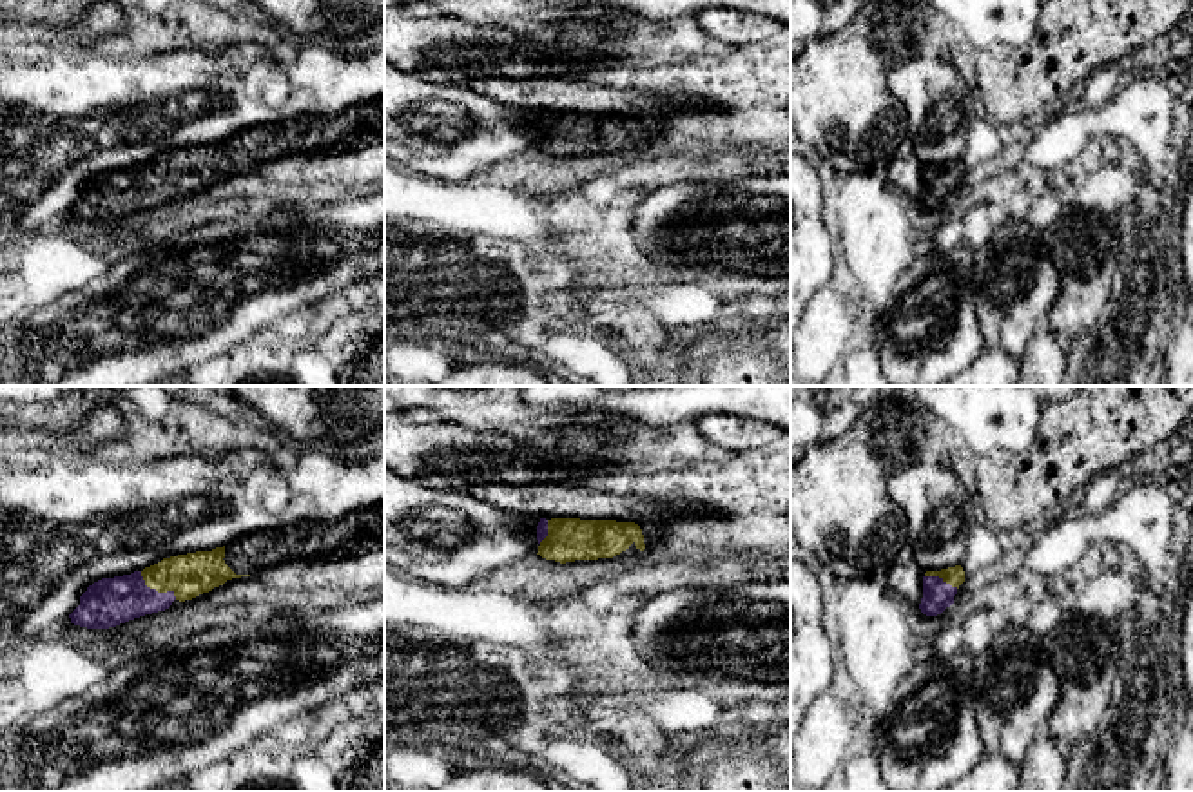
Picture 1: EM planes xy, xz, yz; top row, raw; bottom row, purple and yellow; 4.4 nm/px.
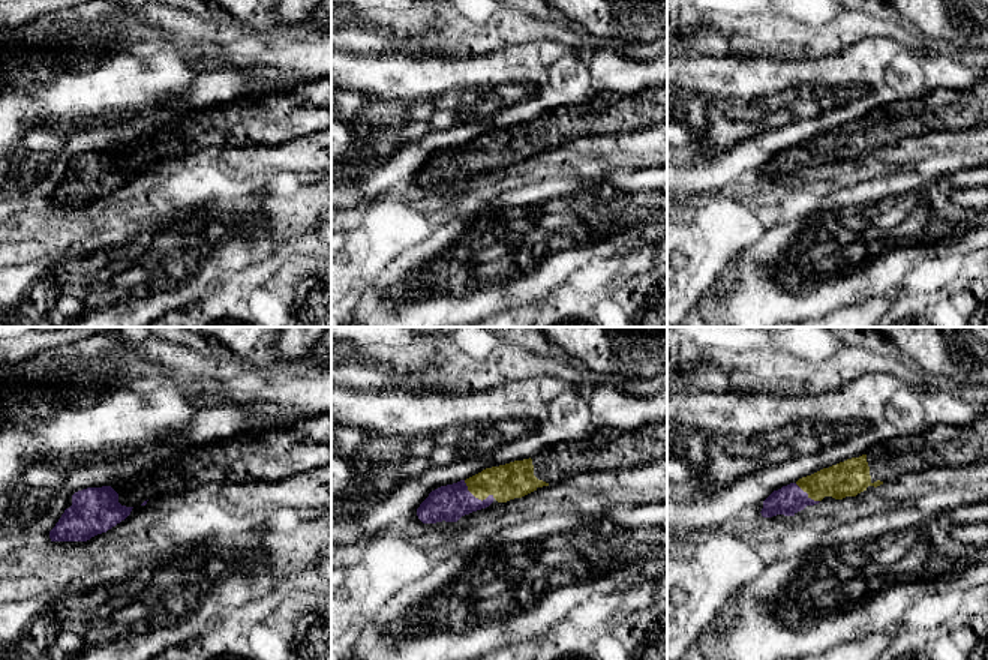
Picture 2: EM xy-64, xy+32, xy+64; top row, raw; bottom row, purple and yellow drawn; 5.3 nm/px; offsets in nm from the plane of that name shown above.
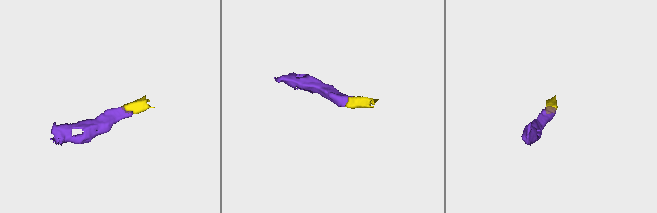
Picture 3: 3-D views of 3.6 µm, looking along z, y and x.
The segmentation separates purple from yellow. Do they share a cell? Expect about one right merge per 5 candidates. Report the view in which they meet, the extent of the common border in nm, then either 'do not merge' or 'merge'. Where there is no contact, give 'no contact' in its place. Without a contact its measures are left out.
meets purple in xy; contact 200 nm long; merge

